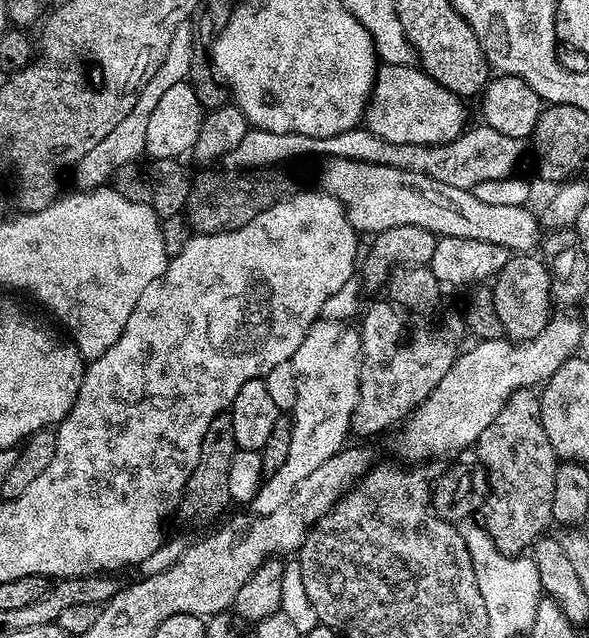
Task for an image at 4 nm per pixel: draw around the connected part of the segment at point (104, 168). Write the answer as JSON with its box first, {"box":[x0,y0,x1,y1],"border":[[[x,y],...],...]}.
{"box":[74,23,196,190],"border":[[[186,23],[178,26],[174,38],[170,38],[166,58],[162,58],[162,66],[158,66],[154,78],[150,78],[150,82],[146,82],[146,86],[142,86],[142,90],[136,93],[136,101],[130,114],[126,114],[126,118],[122,118],[122,122],[118,122],[118,126],[114,126],[114,130],[110,130],[110,134],[102,138],[102,142],[98,142],[98,146],[94,146],[94,150],[90,150],[86,158],[82,158],[74,165],[77,189],[91,190],[105,187],[115,176],[117,170],[122,166],[139,161],[141,159],[139,156],[145,155],[146,125],[150,122],[150,114],[154,111],[154,105],[158,103],[158,98],[162,98],[162,94],[166,94],[166,90],[170,90],[170,86],[178,86],[187,81],[190,62],[194,58],[195,45],[196,33],[193,25]]]}

